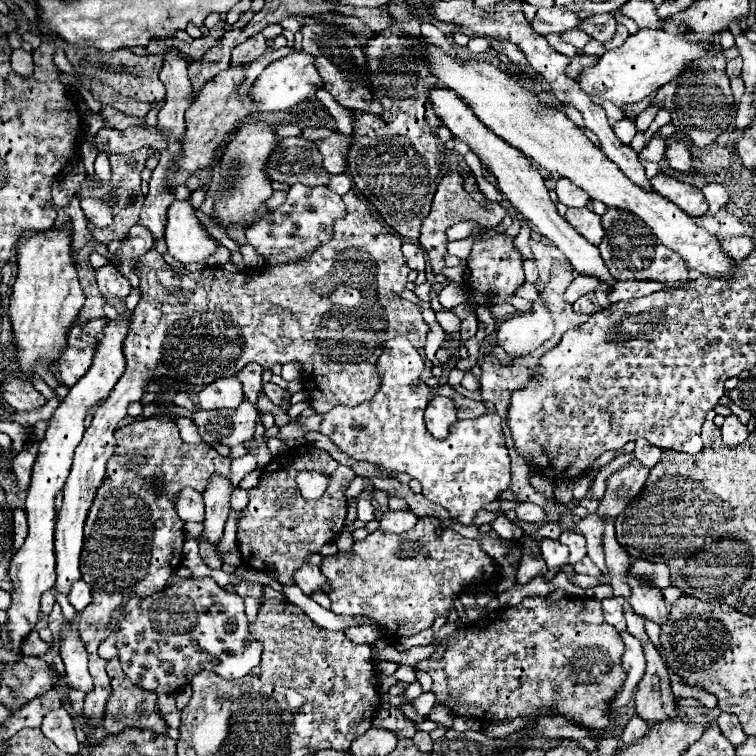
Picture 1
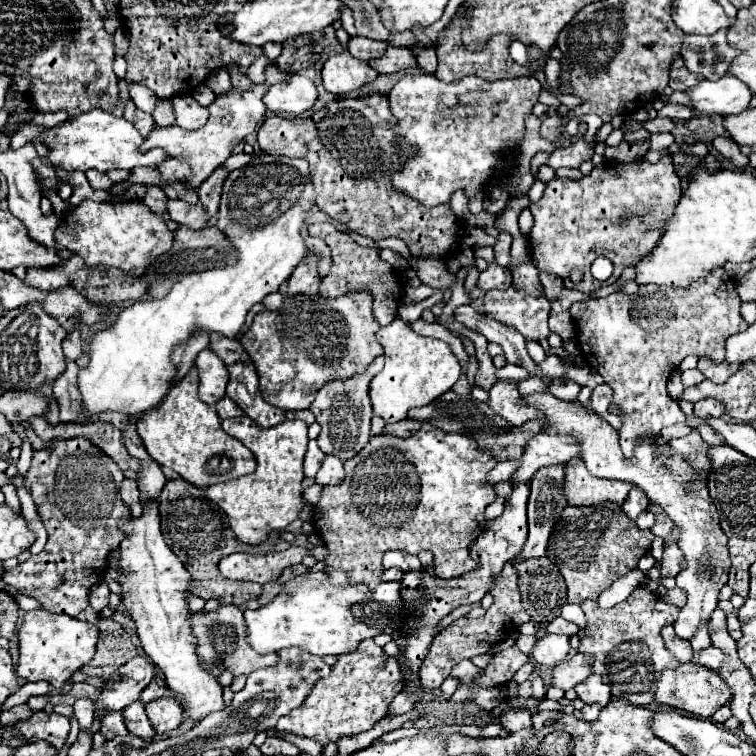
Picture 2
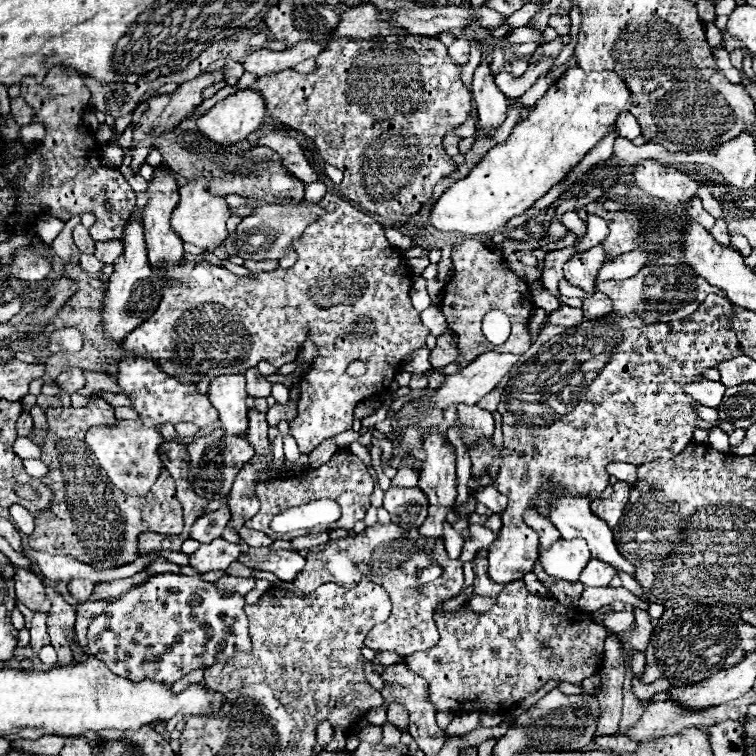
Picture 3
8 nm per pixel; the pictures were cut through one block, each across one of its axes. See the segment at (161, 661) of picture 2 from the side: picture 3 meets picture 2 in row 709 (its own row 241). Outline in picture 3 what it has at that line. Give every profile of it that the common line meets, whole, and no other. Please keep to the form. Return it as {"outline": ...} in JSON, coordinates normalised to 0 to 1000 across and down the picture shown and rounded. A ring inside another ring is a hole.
{"outline":[[[249,241],[238,249],[238,267],[228,280],[228,304],[241,315],[241,320],[259,323],[262,328],[280,331],[291,325],[302,315],[299,291],[302,291],[302,272],[291,259],[280,259],[272,249],[272,241]]]}

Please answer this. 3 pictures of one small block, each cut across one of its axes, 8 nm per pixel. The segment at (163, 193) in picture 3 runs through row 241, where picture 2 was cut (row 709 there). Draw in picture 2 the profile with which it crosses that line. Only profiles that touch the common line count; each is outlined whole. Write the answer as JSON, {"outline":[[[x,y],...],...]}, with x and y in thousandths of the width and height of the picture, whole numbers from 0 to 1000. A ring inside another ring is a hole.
{"outline":[[[214,921],[204,929],[196,929],[193,944],[209,974],[235,963],[241,955],[241,934],[228,921]]]}

